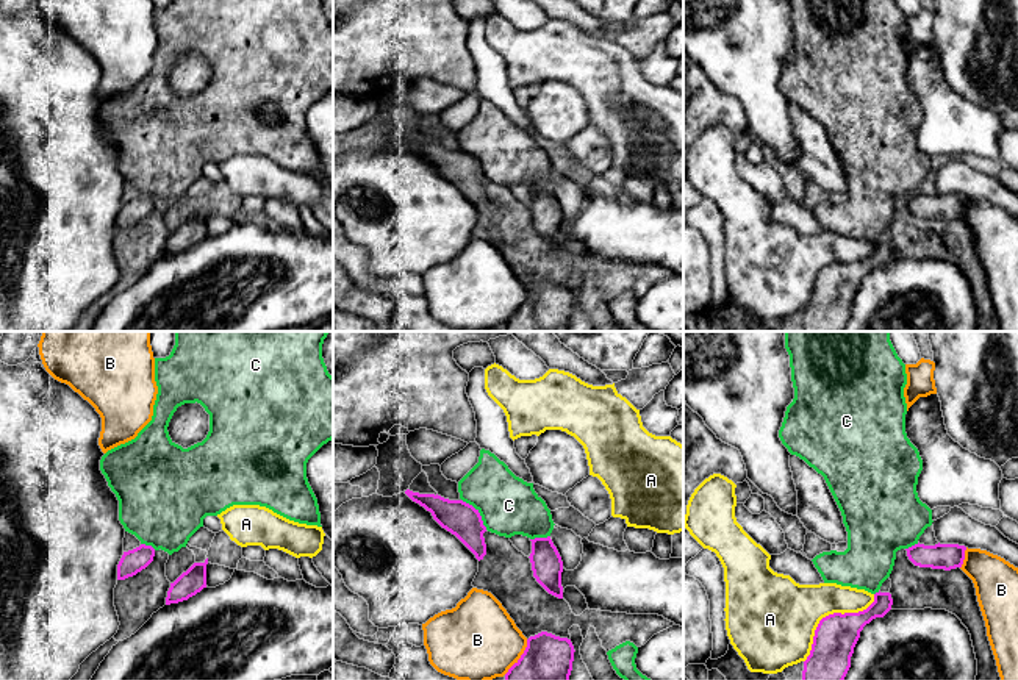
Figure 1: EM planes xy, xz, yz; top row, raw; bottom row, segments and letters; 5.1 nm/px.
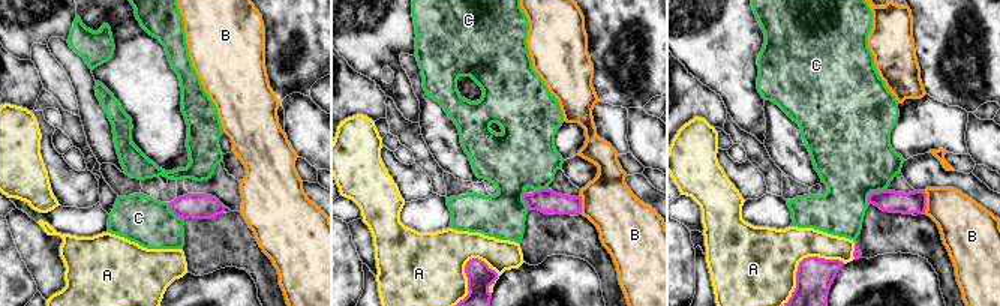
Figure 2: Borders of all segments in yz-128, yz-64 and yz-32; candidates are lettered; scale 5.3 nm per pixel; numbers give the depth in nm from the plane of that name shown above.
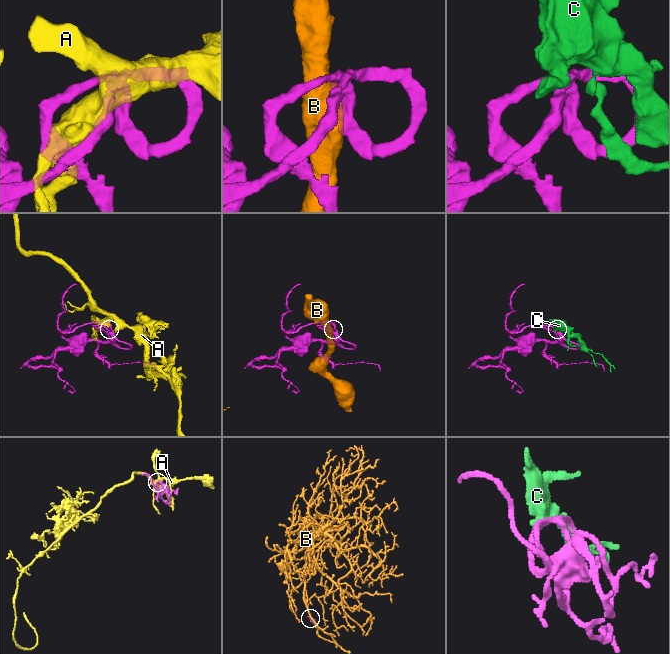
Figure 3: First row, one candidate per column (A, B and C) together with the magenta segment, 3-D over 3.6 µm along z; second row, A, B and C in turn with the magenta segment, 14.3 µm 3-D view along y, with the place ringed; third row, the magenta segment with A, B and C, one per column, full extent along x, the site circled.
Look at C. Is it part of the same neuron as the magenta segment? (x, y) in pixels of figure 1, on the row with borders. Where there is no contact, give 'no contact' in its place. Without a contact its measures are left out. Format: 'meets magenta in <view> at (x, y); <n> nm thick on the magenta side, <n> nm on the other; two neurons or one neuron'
meets magenta in xz at (479, 513); 180 nm thick on the magenta side, 300 nm on the other; one neuron

